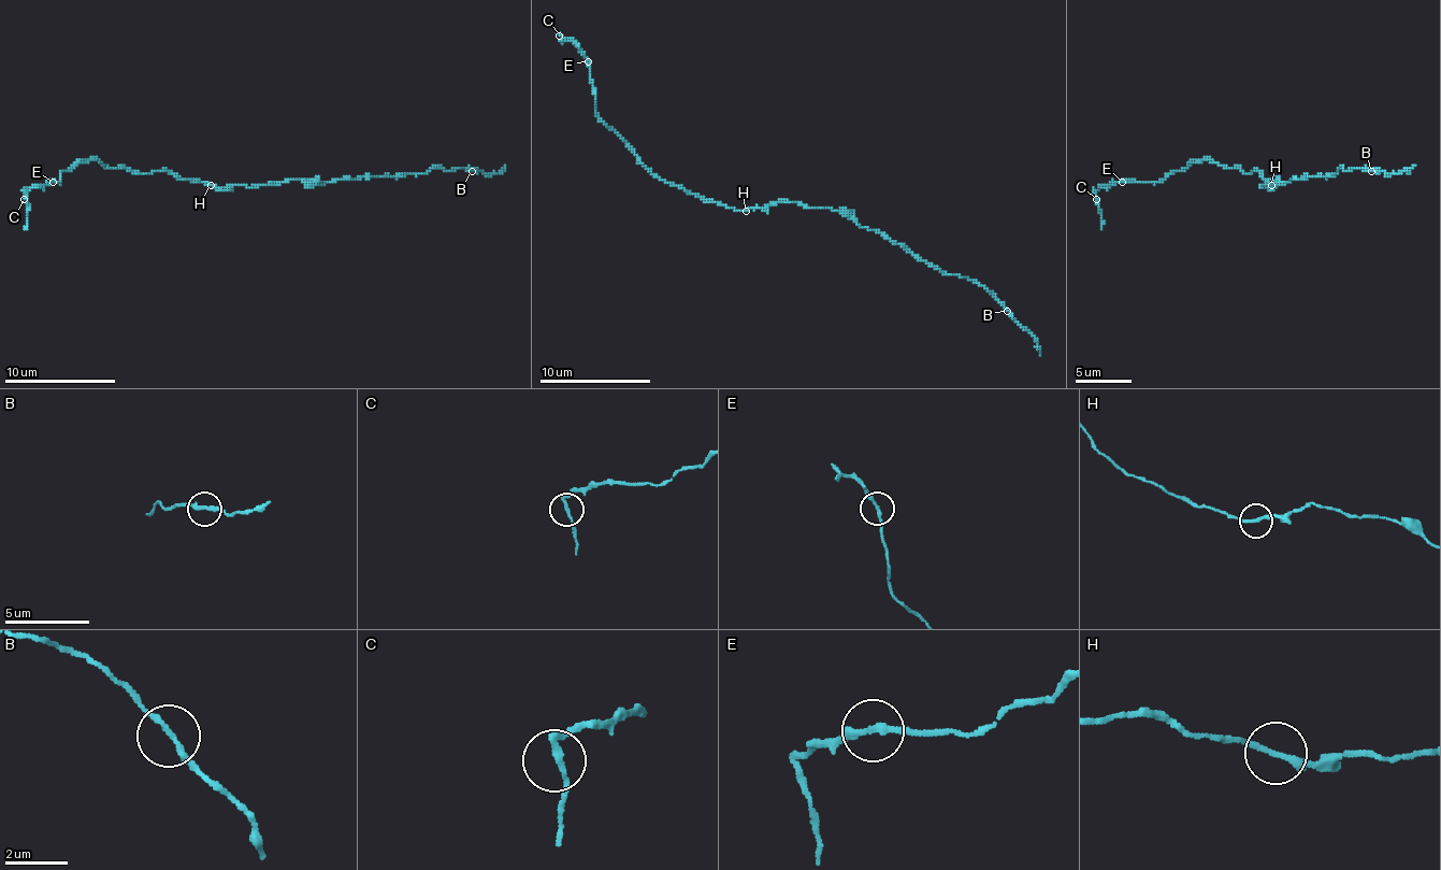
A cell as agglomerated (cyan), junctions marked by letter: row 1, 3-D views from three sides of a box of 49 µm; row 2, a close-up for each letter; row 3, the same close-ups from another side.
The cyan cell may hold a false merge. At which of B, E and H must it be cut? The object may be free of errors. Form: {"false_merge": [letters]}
{"false_merge": ["E"]}

